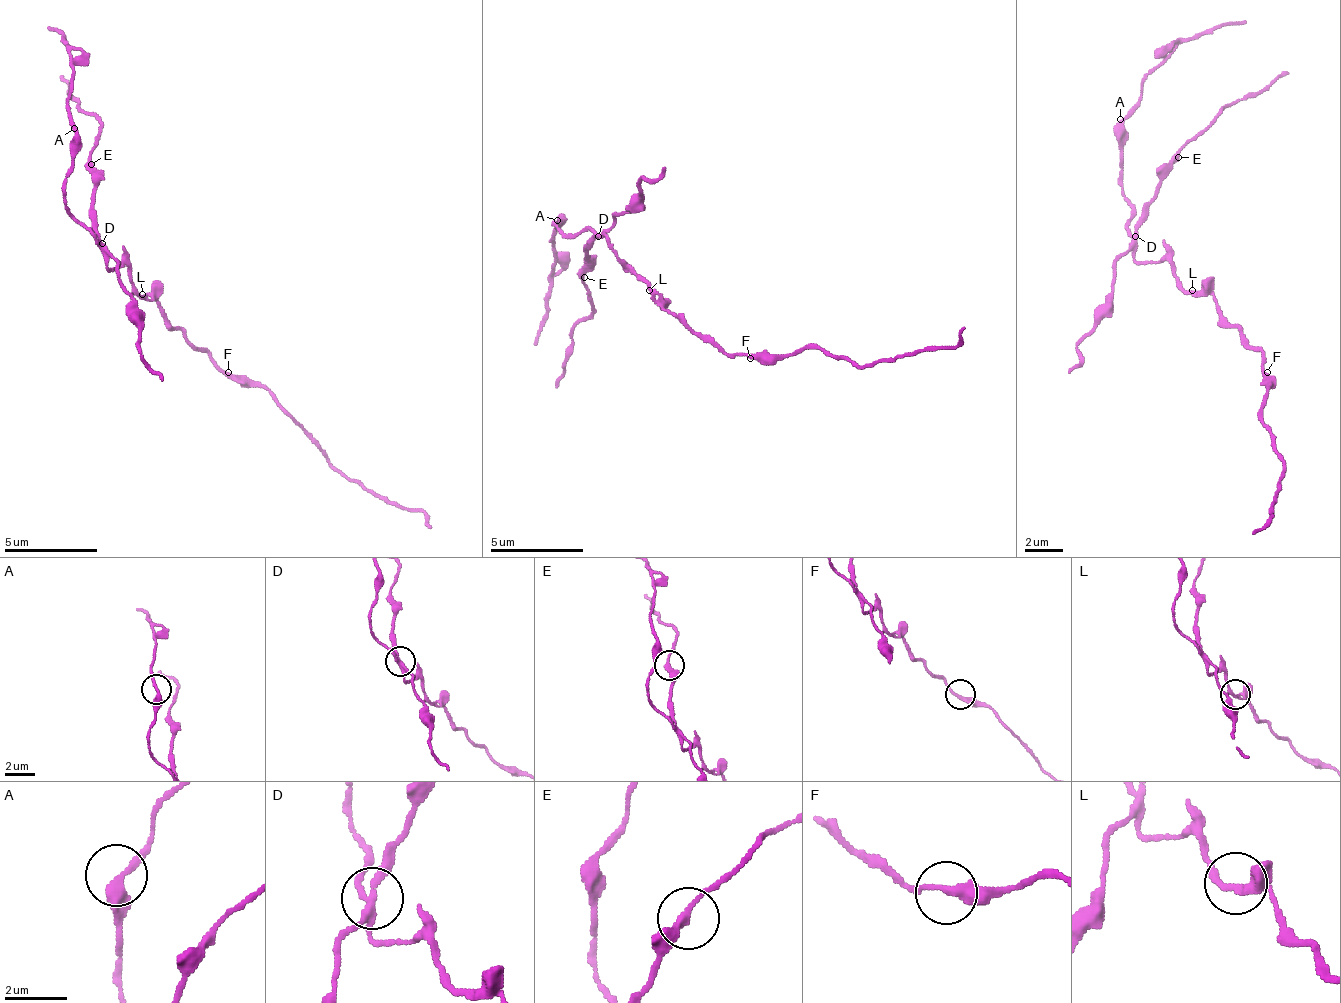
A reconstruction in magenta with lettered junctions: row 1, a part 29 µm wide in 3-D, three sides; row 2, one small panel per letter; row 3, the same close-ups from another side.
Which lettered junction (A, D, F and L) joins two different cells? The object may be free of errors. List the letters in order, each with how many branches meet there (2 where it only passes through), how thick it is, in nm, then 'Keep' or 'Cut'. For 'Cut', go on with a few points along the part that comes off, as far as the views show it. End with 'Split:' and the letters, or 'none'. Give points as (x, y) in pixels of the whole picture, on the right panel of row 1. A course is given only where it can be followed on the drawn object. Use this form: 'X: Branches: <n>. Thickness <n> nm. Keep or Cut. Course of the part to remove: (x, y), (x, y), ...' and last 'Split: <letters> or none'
A: Branches: 2. Thickness 320 nm. Keep
D: Branches: 4. Thickness 200 nm. Keep
F: Branches: 2. Thickness 300 nm. Keep
L: Branches: 2. Thickness 240 nm. Keep
Split: none

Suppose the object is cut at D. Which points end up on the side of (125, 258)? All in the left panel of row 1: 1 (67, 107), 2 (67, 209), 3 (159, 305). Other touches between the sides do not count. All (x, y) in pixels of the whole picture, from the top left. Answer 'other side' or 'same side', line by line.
1: same side
2: same side
3: same side

